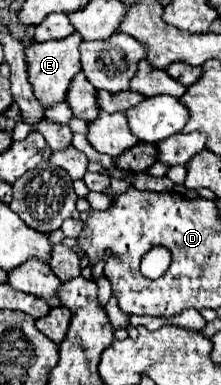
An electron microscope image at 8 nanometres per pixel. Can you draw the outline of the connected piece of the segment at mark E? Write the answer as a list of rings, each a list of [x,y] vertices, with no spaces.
[[[72,34],[64,40],[56,42],[42,42],[42,44],[32,44],[26,48],[26,62],[28,62],[28,78],[32,82],[32,90],[40,104],[46,108],[50,104],[56,104],[66,98],[68,88],[72,78],[82,70],[80,66],[80,44],[82,44],[80,34]]]

